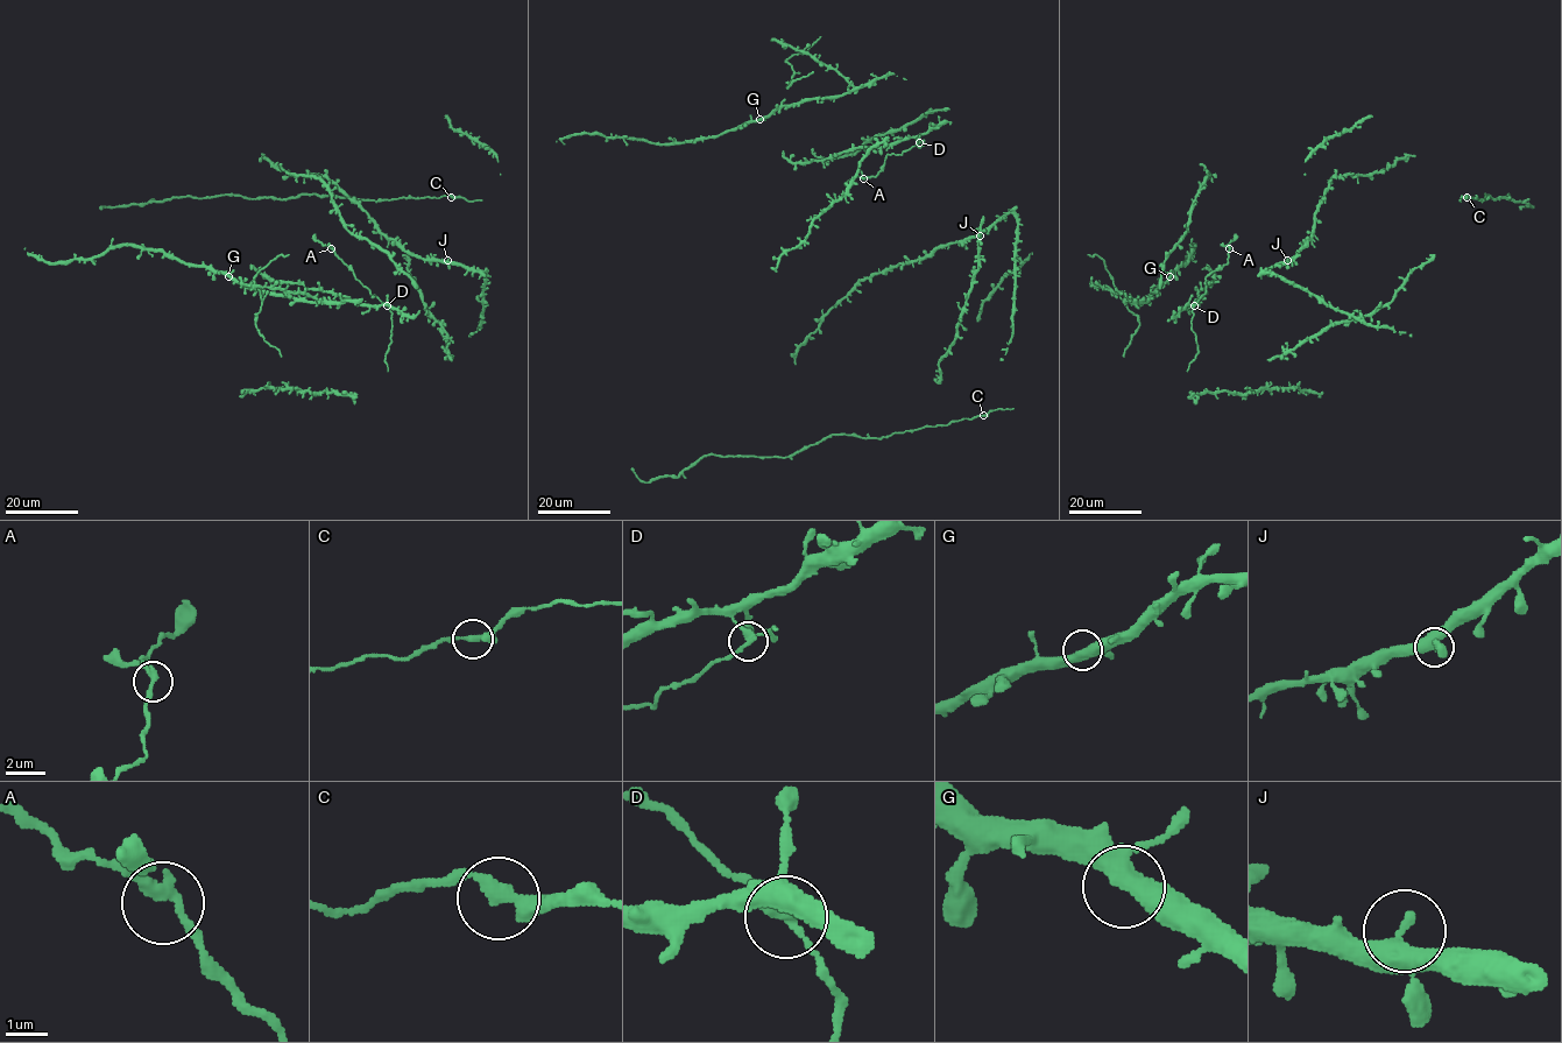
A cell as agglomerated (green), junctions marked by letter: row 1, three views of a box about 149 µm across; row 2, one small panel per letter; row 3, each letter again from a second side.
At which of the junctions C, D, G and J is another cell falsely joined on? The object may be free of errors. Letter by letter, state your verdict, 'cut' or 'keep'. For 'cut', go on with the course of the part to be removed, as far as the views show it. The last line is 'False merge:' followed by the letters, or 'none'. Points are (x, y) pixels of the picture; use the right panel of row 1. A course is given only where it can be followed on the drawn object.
C: keep
D: keep
G: keep
J: keep
False merge: none

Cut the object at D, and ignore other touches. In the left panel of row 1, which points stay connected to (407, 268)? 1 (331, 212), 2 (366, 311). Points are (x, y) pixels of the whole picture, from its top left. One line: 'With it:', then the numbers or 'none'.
With it: 1, 2

